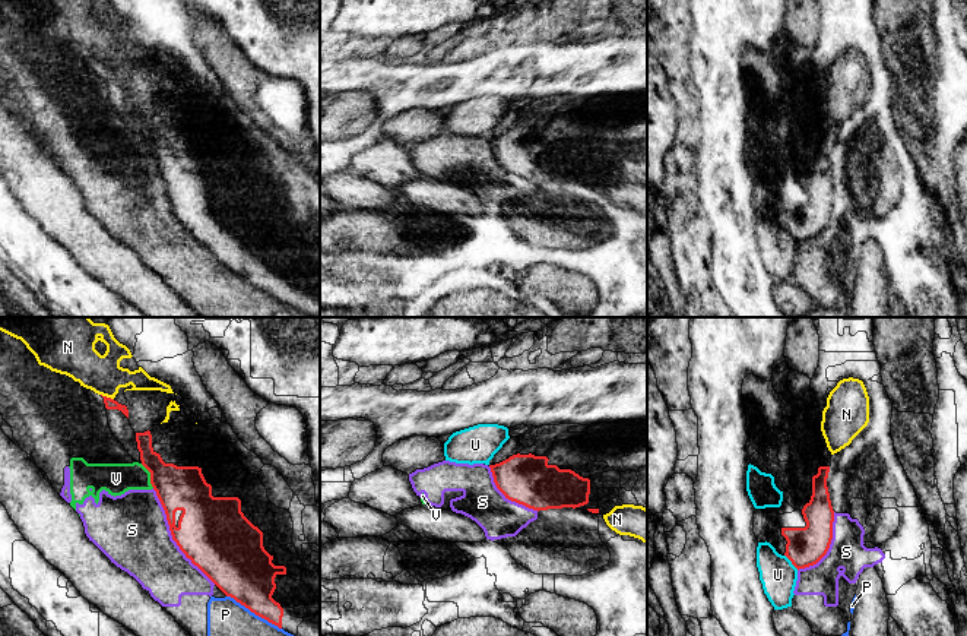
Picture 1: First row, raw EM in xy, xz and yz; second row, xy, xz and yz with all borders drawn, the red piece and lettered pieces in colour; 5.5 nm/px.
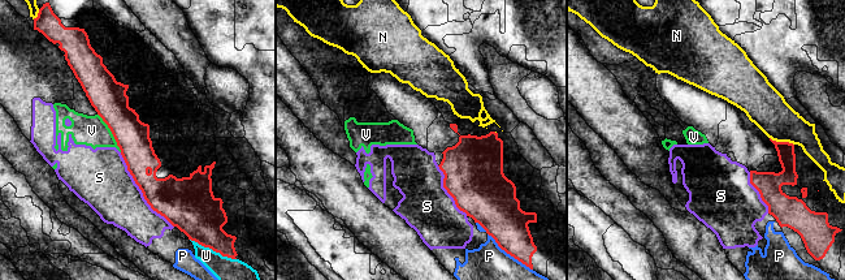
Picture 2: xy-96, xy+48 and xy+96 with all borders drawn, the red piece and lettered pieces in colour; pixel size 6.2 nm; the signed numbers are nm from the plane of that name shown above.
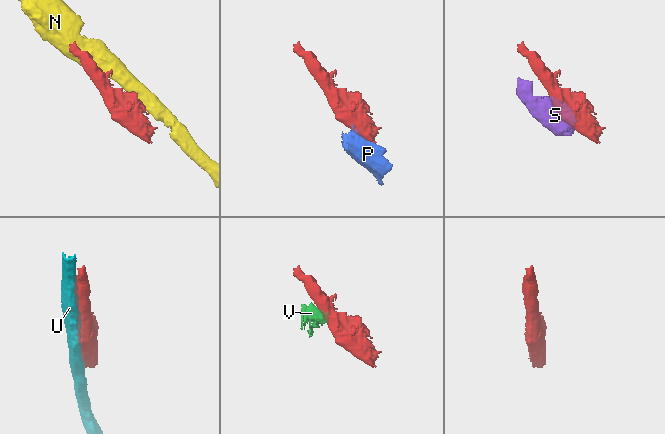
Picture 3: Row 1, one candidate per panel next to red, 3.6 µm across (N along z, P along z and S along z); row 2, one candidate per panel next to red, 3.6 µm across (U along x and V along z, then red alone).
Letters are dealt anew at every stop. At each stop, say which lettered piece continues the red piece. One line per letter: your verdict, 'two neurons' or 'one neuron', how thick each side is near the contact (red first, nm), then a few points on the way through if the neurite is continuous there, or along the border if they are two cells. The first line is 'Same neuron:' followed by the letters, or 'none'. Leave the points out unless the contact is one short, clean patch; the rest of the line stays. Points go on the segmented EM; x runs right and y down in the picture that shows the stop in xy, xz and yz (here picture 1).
Same neuron: none
N: two neurons; 60 nm thick on the red side, 220 nm on the other
P: two neurons; 320 nm thick on the red side, 200 nm on the other; border along xy (227, 595), (281, 629)
S: two neurons; 380 nm thick on the red side, 400 nm on the other
U: two neurons; 220 nm thick on the red side, 200 nm on the other
V: two neurons; 240 nm thick on the red side, 170 nm on the other; border along xy (140, 464), (149, 472), (149, 483), (154, 487)

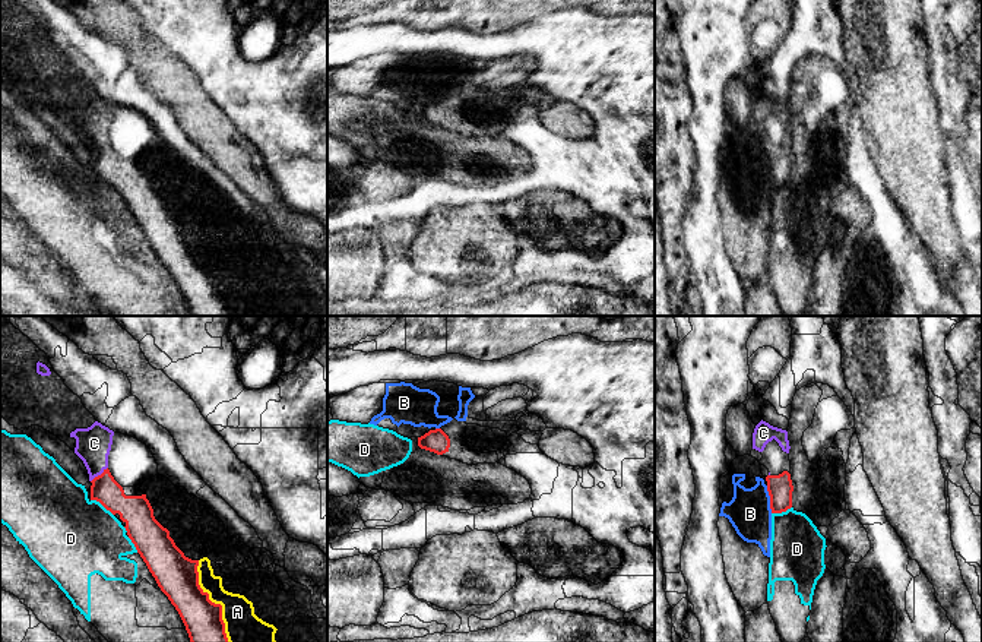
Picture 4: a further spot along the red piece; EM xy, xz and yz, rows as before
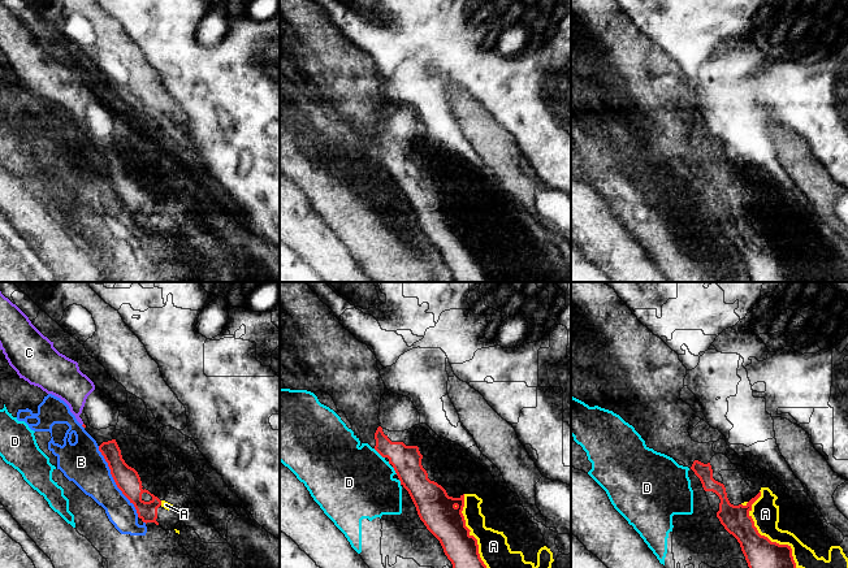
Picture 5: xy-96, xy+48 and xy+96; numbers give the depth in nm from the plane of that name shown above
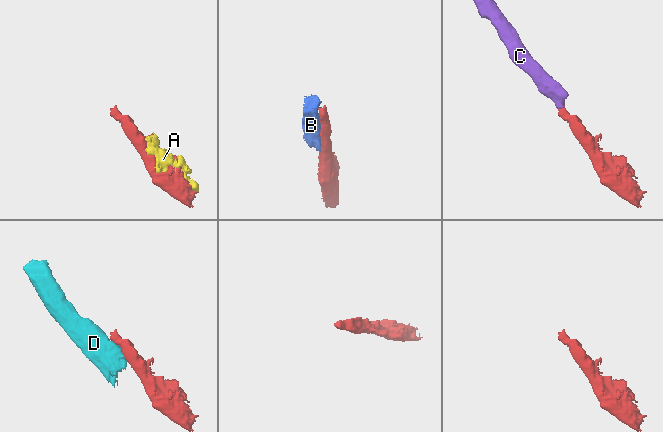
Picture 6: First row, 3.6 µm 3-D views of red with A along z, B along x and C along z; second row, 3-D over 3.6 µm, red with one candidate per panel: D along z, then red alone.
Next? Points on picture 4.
Same neuron: A, C
A: one neuron; 240 nm thick on the red side, 190 nm on the other
B: two neurons; 140 nm thick on the red side, 240 nm on the other
C: one neuron; 150 nm thick on the red side, 190 nm on the other; runs through xy (104, 489), (98, 476), (94, 443)
D: two neurons; 170 nm thick on the red side, 460 nm on the other; border along xy (91, 499), (95, 499), (113, 515)

